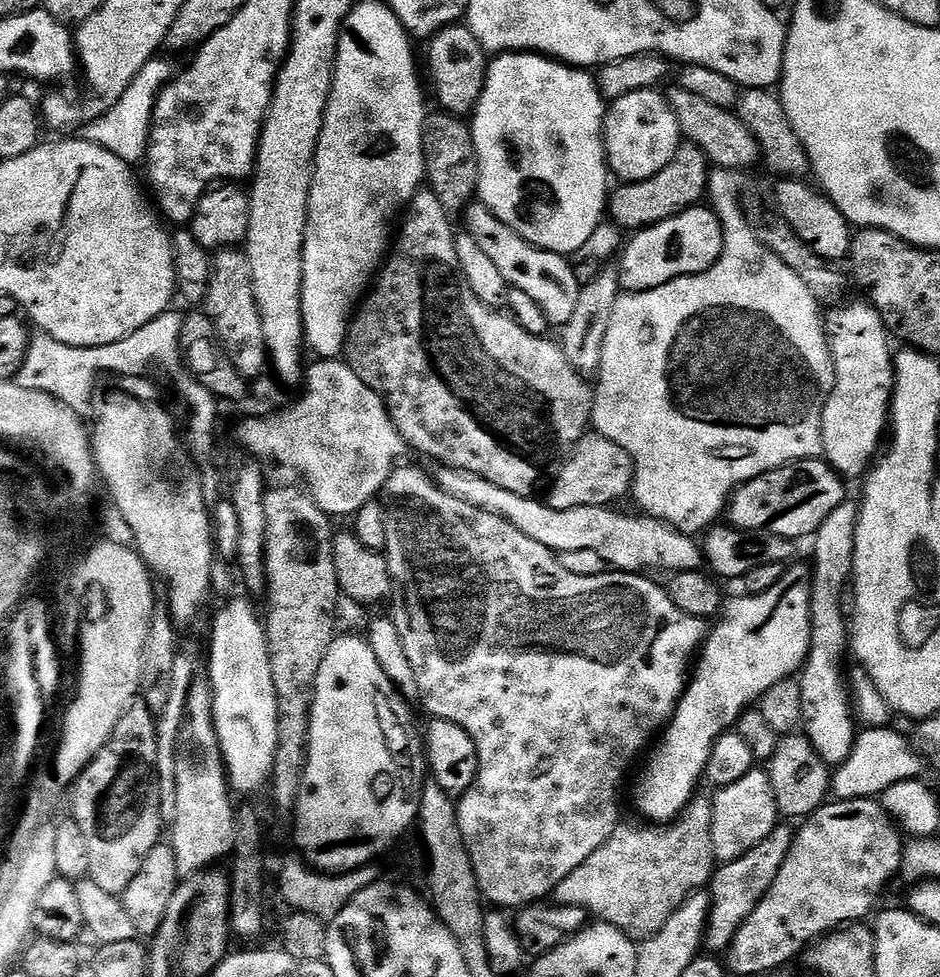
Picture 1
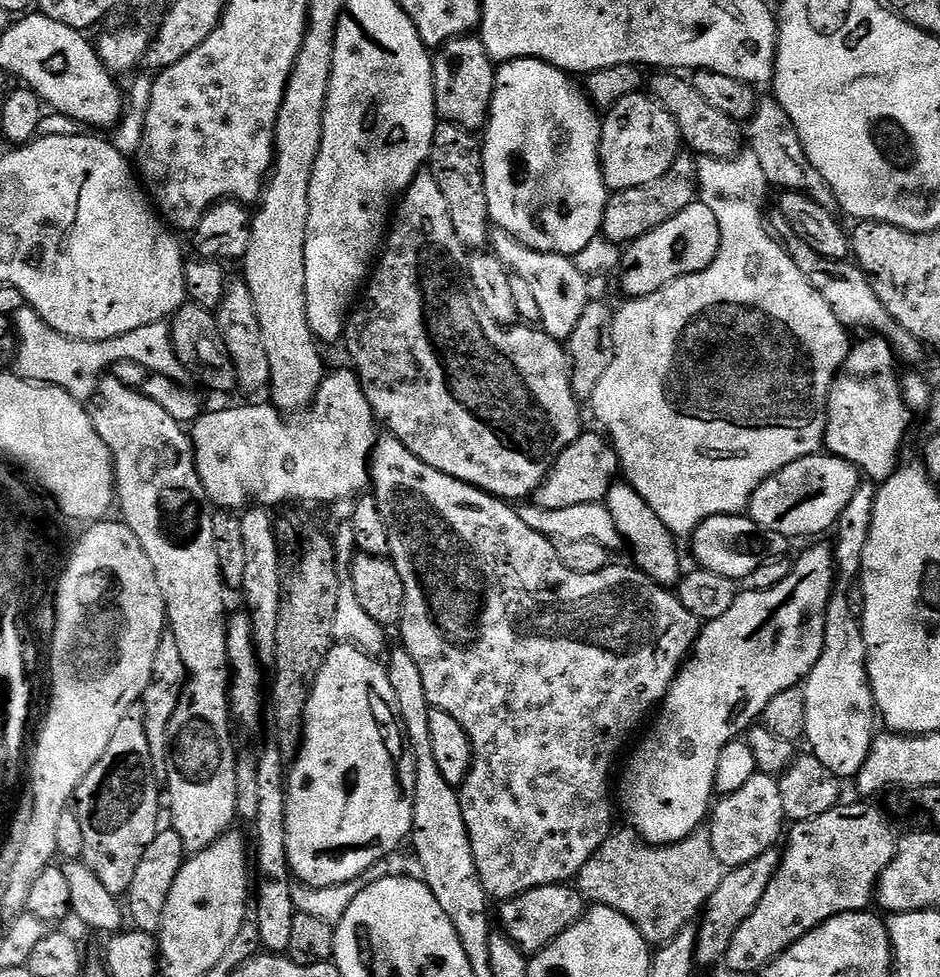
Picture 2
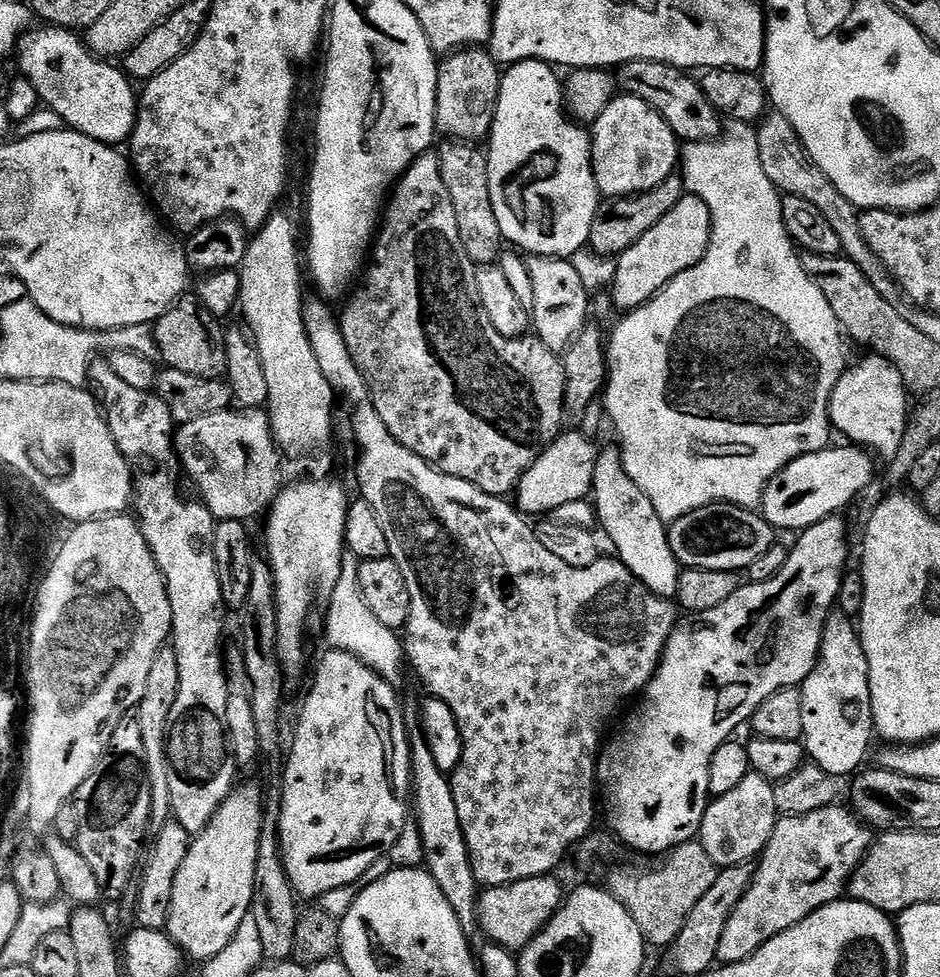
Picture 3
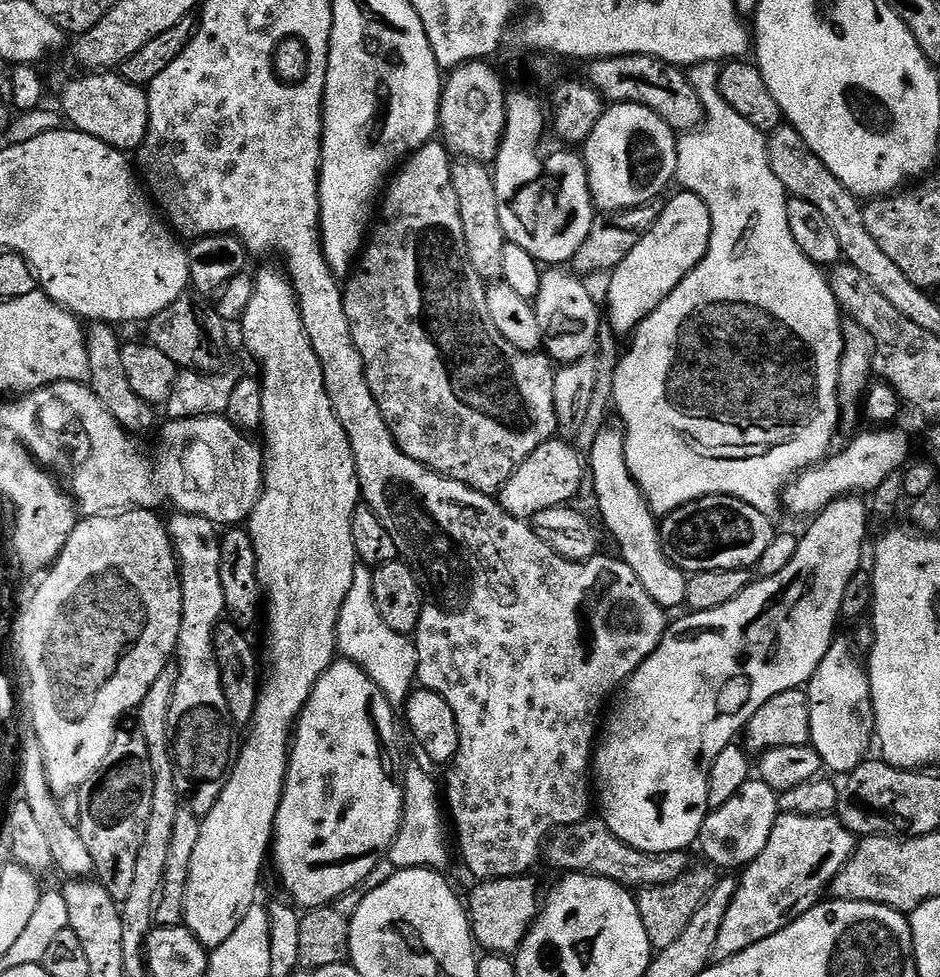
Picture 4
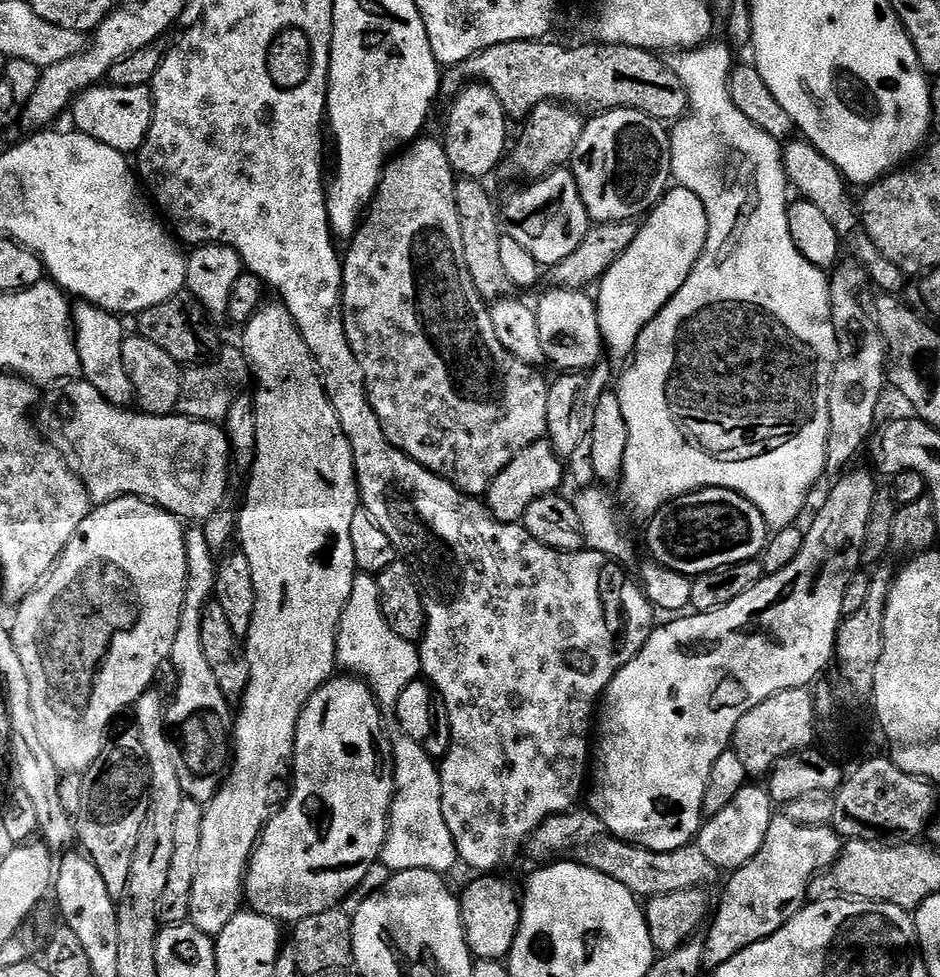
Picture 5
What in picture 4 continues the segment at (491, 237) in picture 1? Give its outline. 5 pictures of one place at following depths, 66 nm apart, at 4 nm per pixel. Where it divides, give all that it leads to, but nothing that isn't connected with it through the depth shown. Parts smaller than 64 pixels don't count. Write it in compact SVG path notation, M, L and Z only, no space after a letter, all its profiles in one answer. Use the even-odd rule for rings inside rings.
M548 270L540 277L540 292L534 301L538 326L542 326L542 348L557 365L563 366L591 357L597 347L601 309L586 294L579 275L568 270Z

